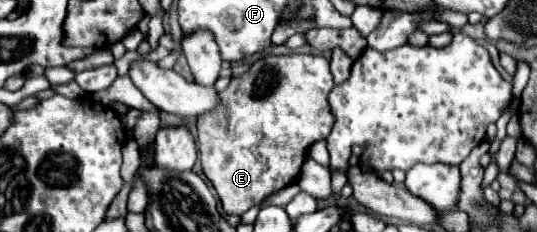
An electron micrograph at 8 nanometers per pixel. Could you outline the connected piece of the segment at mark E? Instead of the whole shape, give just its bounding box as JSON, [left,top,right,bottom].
[197,55,335,215]

